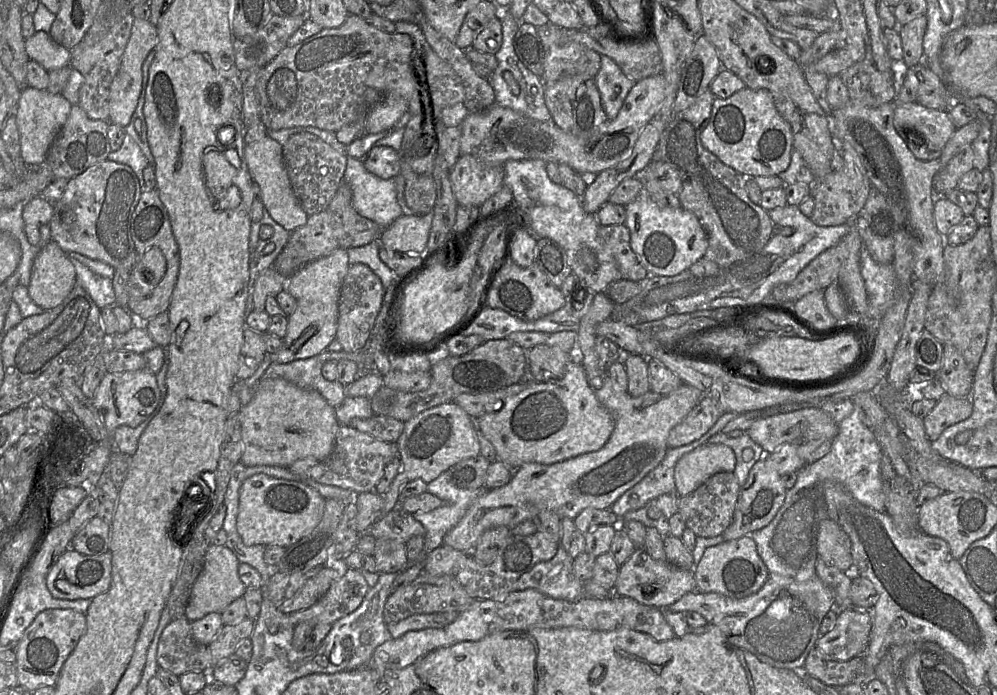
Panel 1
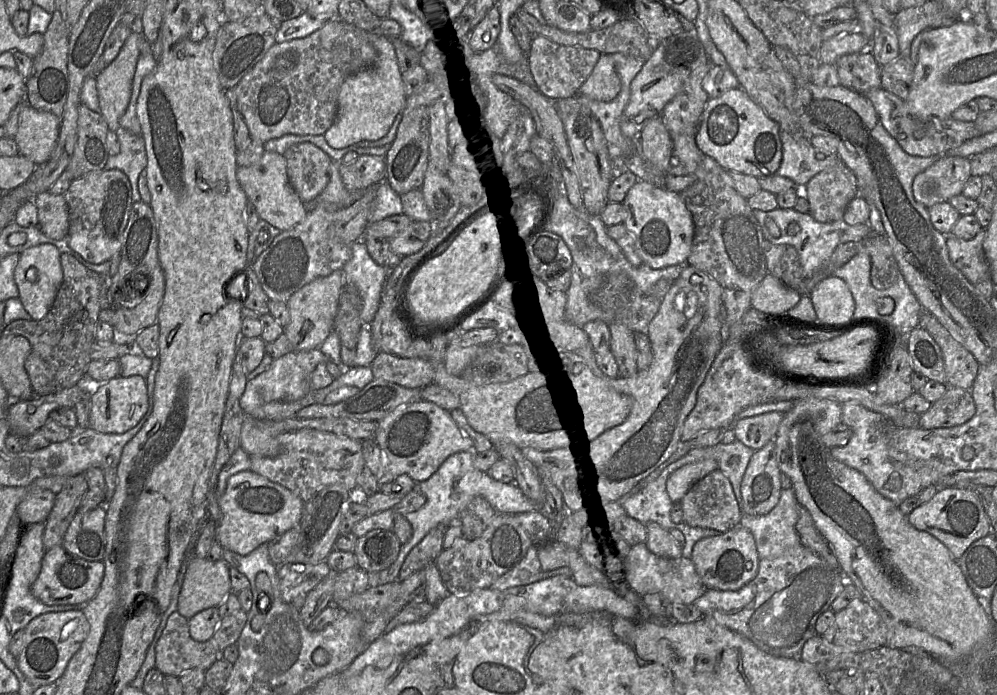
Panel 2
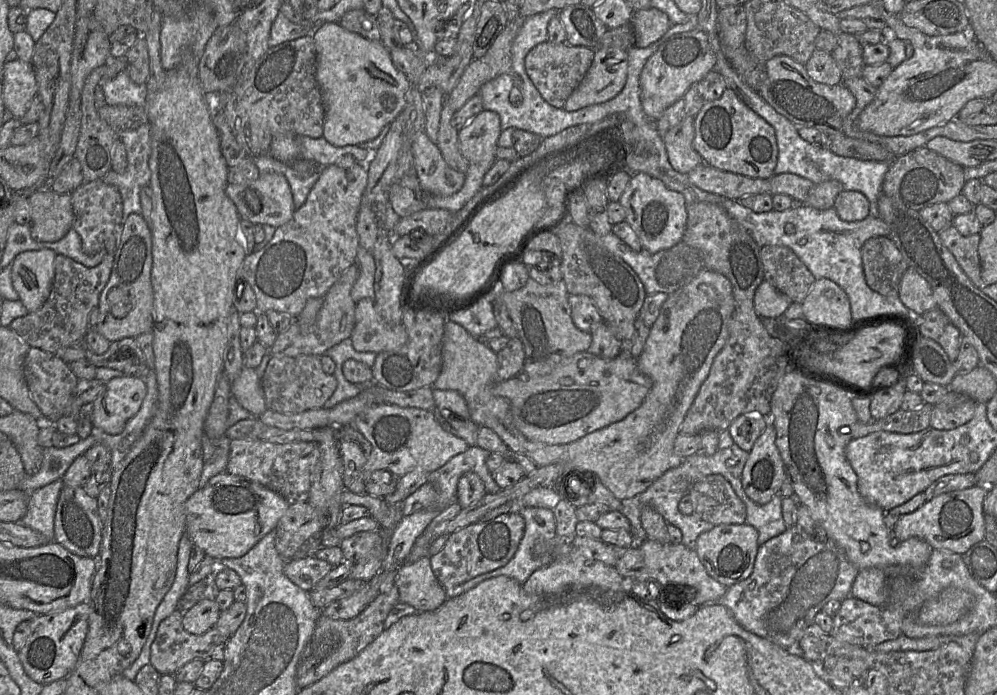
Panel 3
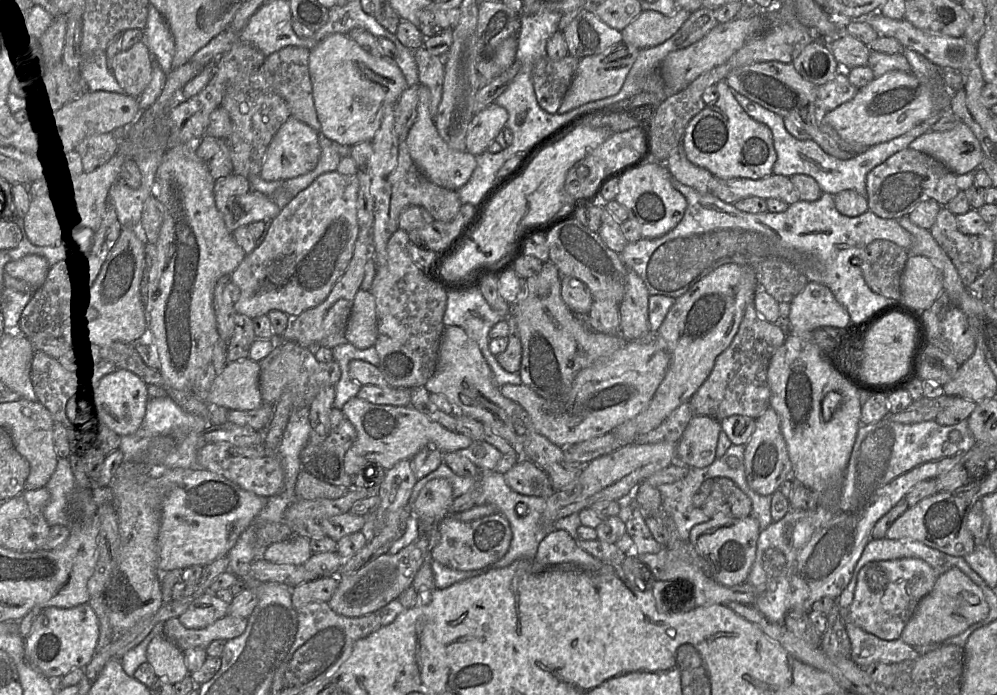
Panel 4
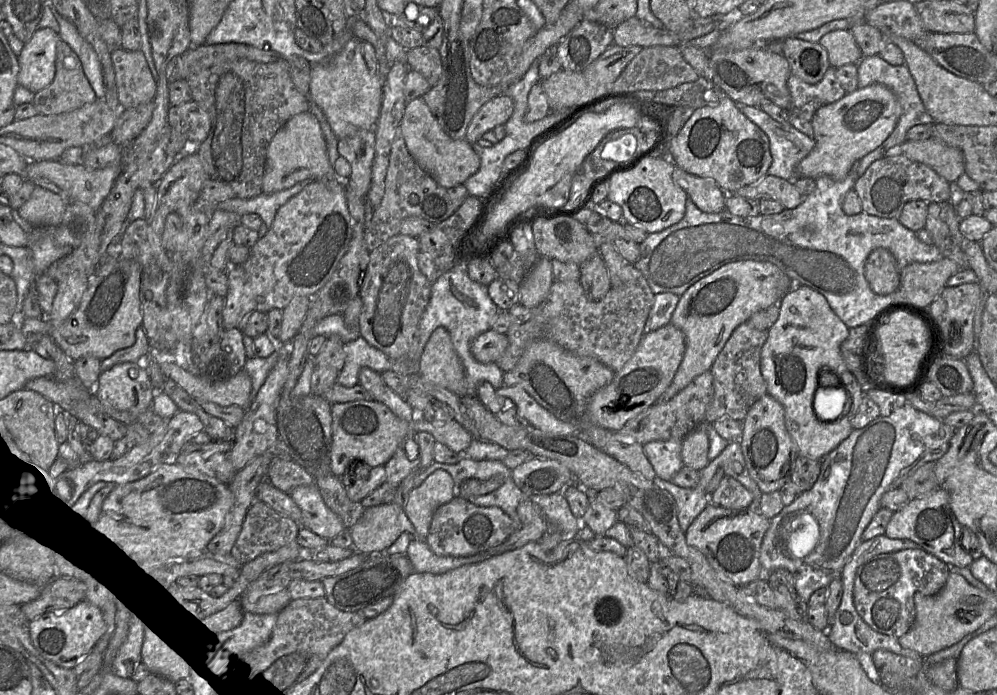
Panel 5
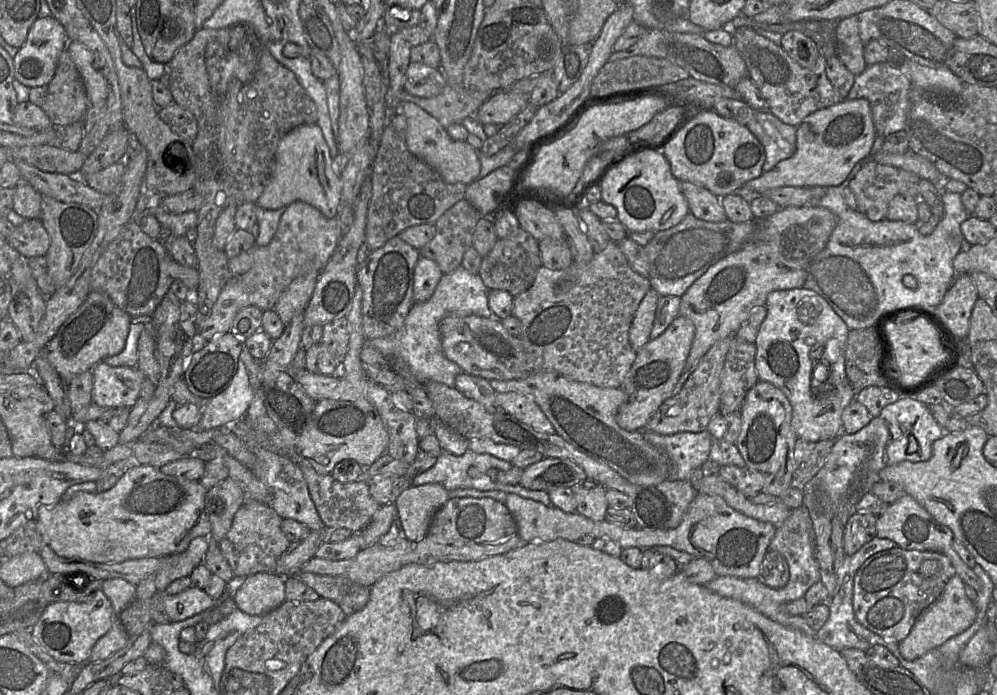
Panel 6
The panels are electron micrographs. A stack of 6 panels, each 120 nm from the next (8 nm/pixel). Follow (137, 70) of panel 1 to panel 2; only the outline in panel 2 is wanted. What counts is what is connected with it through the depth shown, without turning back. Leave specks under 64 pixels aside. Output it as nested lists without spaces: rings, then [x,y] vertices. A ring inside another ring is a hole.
[[[132,32],[115,60],[96,76],[100,113],[111,131],[121,127],[120,119],[131,99],[142,38]]]

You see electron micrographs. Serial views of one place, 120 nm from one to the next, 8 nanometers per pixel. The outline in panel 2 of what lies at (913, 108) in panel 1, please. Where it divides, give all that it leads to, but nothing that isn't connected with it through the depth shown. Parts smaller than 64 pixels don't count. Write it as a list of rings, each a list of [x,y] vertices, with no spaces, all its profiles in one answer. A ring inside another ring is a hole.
[[[883,88],[869,90],[864,96],[874,106],[884,128],[909,155],[927,157],[942,154],[949,149],[958,147],[967,140],[981,135],[974,121],[964,122],[954,120],[951,117],[938,118],[936,116],[931,118],[913,118],[907,113],[905,101]]]

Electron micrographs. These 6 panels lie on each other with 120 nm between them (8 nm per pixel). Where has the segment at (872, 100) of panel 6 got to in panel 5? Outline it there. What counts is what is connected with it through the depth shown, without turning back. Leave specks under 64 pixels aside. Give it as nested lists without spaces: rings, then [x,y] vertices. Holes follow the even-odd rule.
[[[879,55],[863,57],[858,63],[858,89],[863,89],[872,84],[881,84],[895,95],[900,105],[900,115],[897,124],[889,137],[874,151],[868,153],[863,158],[858,160],[858,178],[865,173],[865,171],[874,161],[883,158],[888,149],[896,145],[903,144],[906,141],[906,134],[910,128],[921,124],[932,124],[934,122],[920,99],[915,81],[906,64],[901,66],[893,66],[887,63]]]

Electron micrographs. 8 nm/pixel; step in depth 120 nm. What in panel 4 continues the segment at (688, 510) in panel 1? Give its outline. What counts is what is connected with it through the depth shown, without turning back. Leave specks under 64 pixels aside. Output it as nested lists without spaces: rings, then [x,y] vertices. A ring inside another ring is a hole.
[[[715,478],[710,495],[701,509],[709,517],[724,514],[743,518],[751,514],[751,499],[729,478]]]

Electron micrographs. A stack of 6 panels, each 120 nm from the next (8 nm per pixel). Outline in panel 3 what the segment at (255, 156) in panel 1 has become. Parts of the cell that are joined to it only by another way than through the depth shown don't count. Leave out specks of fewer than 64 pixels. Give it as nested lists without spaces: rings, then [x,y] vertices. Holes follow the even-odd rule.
[[[275,172],[260,173],[256,180],[243,184],[227,184],[225,193],[235,204],[240,218],[254,225],[266,224],[278,228],[289,222],[296,210],[286,177]]]

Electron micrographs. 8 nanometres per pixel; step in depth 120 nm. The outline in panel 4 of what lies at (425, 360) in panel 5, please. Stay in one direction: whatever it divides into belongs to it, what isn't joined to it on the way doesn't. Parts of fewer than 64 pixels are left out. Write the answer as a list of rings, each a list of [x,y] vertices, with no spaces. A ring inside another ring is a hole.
[[[445,327],[440,341],[436,371],[424,387],[430,393],[443,394],[459,413],[488,424],[494,433],[522,452],[522,439],[515,432],[510,415],[510,405],[513,401],[501,393],[479,346],[461,327]]]

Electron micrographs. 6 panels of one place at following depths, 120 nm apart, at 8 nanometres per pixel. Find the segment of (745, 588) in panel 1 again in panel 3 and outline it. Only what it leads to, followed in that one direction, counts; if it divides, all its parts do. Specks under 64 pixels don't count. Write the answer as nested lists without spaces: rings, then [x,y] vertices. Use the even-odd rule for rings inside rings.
[[[743,523],[716,525],[711,530],[701,533],[696,540],[694,550],[707,573],[717,582],[730,587],[751,575],[758,548],[757,529]]]

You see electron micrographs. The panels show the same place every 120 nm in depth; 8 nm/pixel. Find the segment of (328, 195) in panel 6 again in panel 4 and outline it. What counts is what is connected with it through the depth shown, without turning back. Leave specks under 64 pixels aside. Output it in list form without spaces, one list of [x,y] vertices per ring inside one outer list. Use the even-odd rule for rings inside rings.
[[[290,117],[270,142],[260,176],[265,181],[289,180],[313,170],[321,155],[318,132],[300,120]]]

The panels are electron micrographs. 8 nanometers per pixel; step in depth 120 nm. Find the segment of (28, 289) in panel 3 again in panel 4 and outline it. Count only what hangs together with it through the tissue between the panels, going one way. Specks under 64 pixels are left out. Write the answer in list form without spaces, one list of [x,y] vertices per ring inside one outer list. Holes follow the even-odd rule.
[[[30,254],[8,262],[4,267],[4,272],[11,277],[25,281],[34,290],[45,282],[49,267],[46,258]]]

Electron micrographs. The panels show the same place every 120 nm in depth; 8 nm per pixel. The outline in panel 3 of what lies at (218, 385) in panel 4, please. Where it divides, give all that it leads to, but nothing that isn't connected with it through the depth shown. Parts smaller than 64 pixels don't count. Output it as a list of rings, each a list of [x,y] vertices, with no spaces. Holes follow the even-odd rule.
[[[243,367],[238,377],[230,383],[231,396],[254,416],[266,411],[266,402],[262,388],[261,377],[256,369]]]

